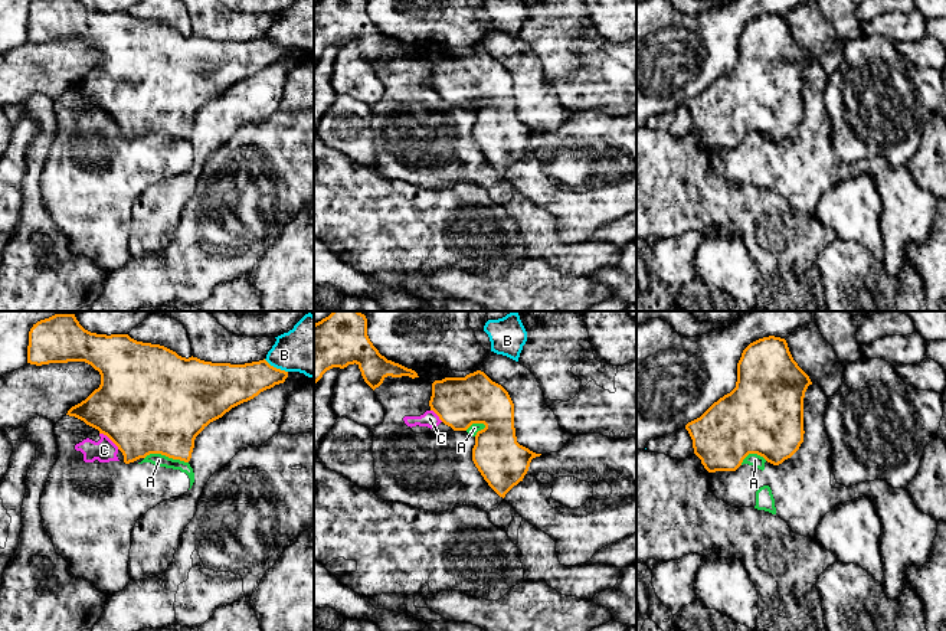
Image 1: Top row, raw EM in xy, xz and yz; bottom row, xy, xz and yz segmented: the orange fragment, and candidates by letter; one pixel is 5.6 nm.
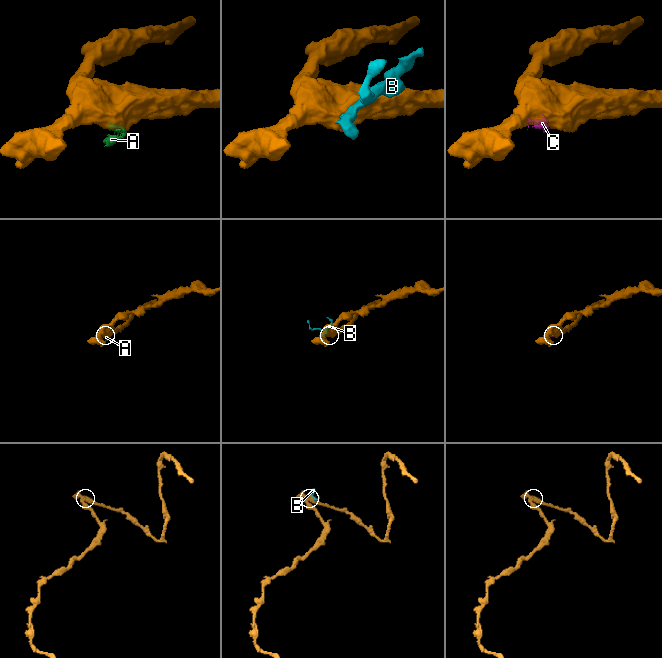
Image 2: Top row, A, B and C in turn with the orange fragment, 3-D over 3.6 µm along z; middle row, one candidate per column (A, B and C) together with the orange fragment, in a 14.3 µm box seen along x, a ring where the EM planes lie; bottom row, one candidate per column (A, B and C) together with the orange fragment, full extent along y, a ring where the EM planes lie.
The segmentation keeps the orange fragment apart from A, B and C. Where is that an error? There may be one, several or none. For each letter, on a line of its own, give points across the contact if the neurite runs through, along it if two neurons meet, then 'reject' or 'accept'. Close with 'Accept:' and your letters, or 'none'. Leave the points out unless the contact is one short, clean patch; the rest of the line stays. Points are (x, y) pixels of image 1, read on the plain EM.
A: border along xy (144, 134), (164, 131), (187, 140); reject
B: reject
C: border along xy (100, 110), (118, 126); reject
Accept: none

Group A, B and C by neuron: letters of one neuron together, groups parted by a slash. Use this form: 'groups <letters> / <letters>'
groups A C / B

